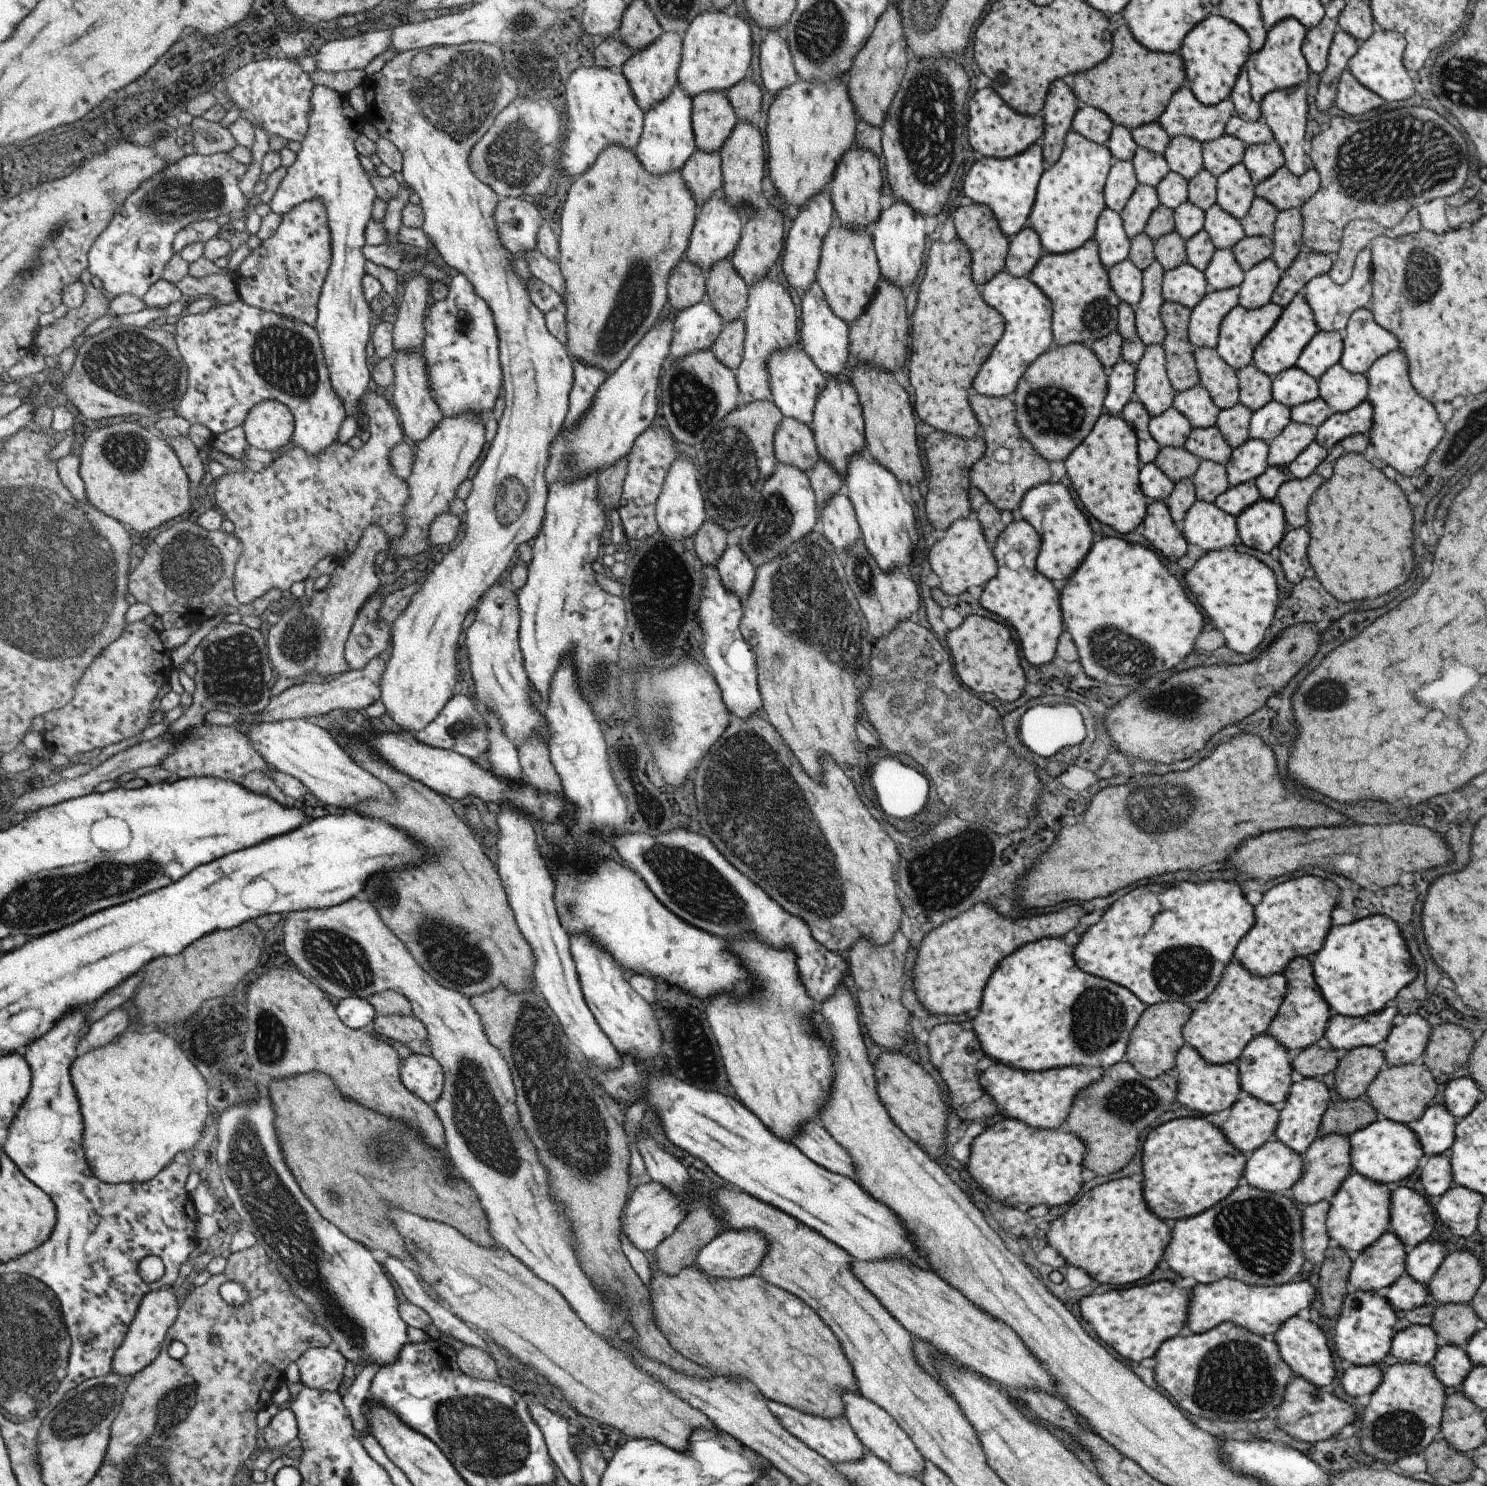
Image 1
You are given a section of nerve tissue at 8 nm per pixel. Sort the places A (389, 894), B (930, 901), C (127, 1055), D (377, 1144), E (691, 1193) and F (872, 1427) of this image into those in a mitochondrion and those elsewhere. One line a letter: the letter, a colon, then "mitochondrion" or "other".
A: mitochondrion
B: mitochondrion
C: other
D: mitochondrion
E: other
F: other

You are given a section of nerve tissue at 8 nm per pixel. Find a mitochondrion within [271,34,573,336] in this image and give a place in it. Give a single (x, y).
(455, 90)

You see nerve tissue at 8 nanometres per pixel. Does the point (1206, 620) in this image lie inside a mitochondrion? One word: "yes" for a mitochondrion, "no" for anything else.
no

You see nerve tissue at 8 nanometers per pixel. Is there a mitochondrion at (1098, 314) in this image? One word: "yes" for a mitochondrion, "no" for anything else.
yes

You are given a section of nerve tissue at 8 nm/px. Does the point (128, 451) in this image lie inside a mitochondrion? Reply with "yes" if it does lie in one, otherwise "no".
yes

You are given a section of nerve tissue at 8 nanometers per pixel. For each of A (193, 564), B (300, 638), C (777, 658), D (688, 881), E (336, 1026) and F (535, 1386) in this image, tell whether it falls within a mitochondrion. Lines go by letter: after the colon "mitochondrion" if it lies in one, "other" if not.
A: mitochondrion
B: mitochondrion
C: mitochondrion
D: mitochondrion
E: other
F: mitochondrion

